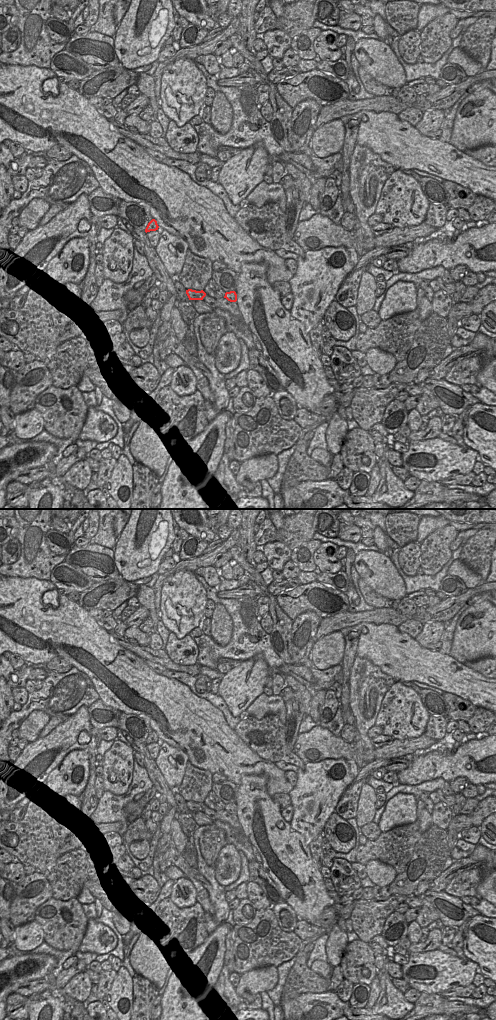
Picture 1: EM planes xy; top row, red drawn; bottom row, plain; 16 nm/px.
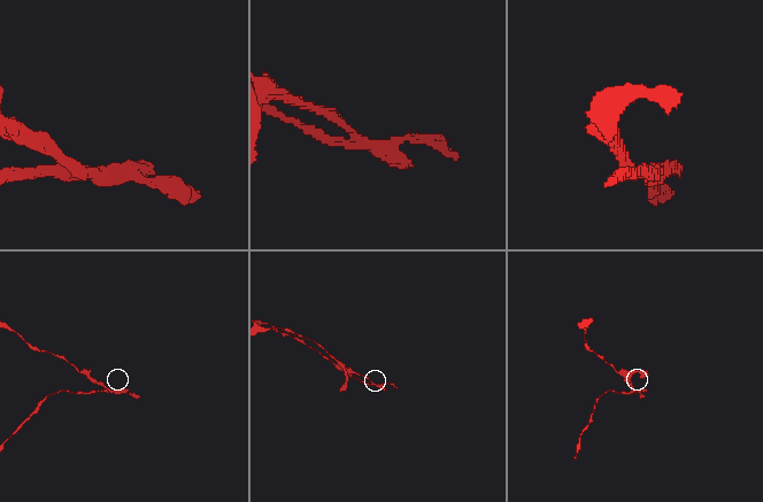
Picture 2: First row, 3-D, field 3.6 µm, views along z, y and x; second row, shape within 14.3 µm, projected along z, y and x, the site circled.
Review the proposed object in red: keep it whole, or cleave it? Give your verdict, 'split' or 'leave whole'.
split

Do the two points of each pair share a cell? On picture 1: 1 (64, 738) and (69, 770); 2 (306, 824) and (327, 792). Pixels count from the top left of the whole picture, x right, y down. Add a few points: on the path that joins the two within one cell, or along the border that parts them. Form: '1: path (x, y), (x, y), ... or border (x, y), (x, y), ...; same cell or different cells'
1: border (88, 754), (83, 750), (71, 750), (51, 771); different cells
2: path (310, 816), (312, 807), (319, 800); same cell

